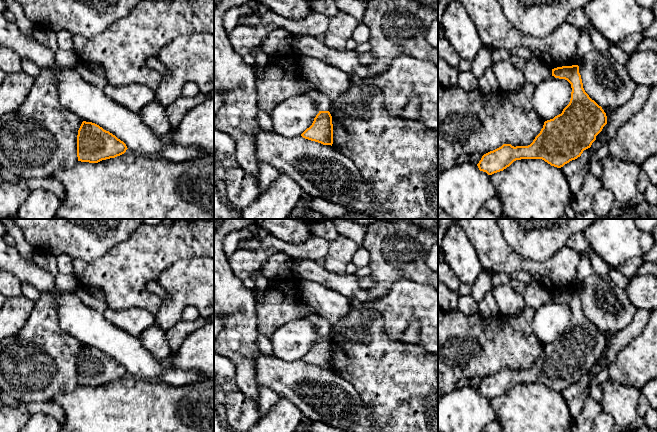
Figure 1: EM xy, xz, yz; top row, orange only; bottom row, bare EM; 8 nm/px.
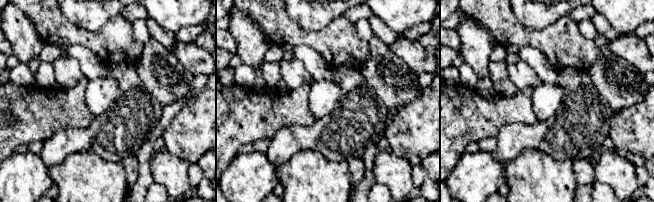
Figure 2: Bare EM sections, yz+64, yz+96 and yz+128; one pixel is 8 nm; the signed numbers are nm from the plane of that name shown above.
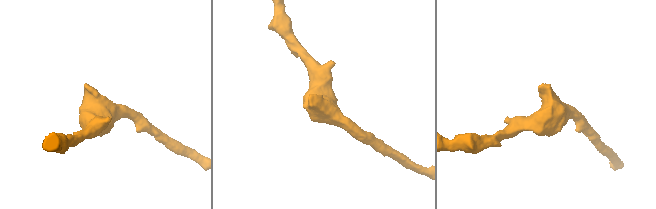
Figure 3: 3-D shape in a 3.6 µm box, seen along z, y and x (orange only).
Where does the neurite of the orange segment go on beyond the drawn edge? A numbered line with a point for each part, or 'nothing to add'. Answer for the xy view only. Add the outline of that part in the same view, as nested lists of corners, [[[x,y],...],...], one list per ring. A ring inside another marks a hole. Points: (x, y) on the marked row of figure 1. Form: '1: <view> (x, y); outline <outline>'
nothing to add

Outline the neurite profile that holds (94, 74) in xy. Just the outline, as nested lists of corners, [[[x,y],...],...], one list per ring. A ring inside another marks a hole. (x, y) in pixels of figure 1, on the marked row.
[[[83,62],[74,68],[86,82],[103,89],[108,83],[105,76],[105,70],[99,65],[90,65]]]

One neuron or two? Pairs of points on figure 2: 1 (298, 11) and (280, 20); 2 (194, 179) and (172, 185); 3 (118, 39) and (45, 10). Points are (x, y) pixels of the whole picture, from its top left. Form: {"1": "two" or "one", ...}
{"1": "two", "2": "two", "3": "one"}

